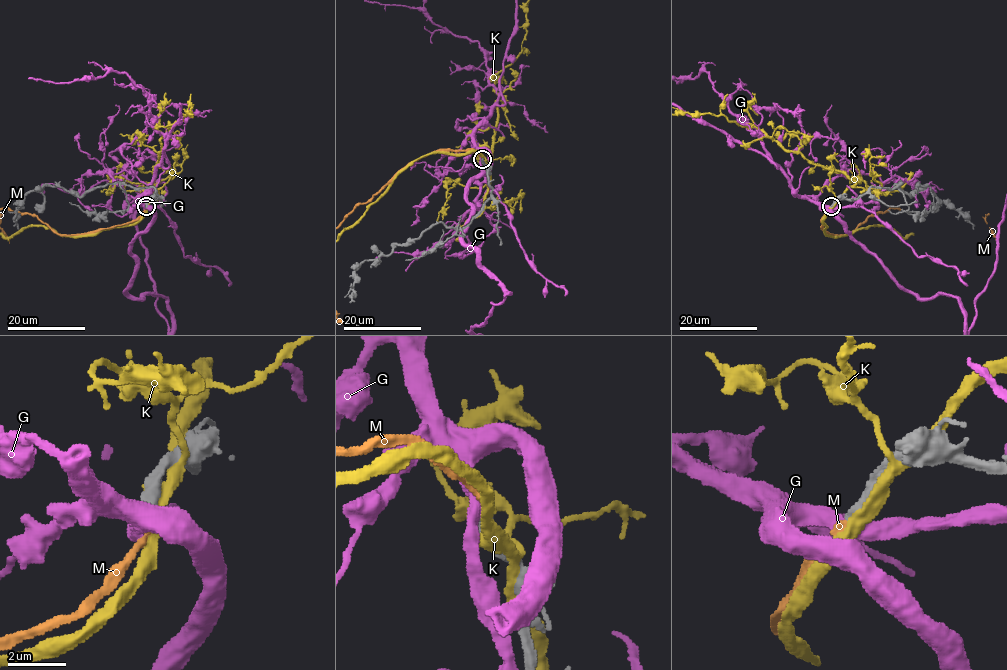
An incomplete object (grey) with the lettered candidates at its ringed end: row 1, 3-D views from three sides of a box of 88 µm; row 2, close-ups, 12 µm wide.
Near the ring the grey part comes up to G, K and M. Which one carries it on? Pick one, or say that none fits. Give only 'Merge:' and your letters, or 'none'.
Merge: M

